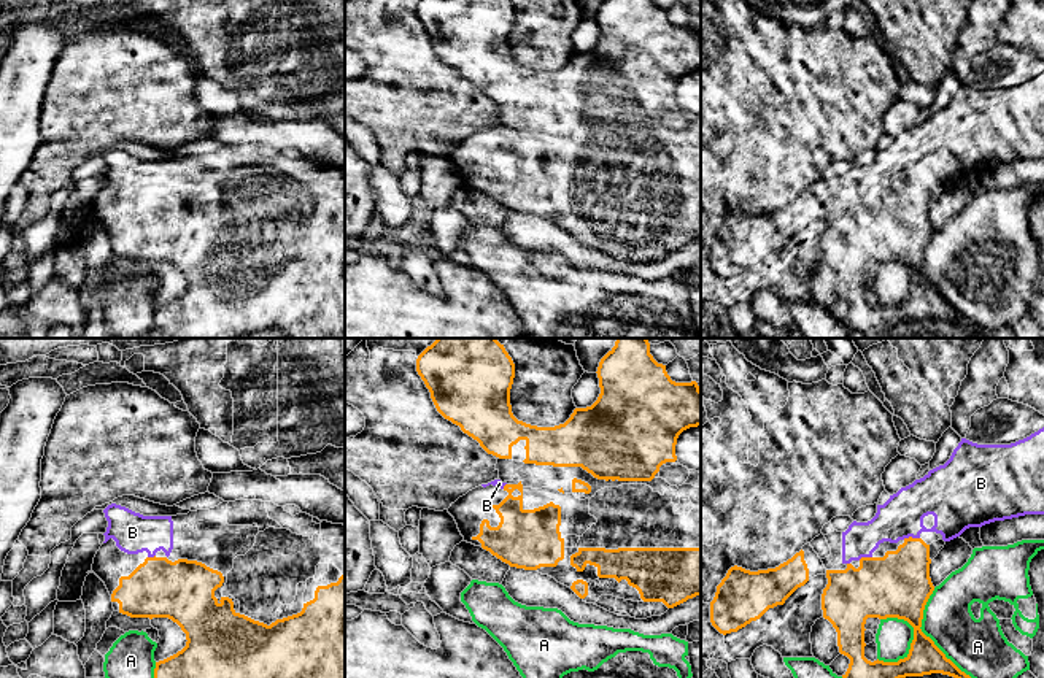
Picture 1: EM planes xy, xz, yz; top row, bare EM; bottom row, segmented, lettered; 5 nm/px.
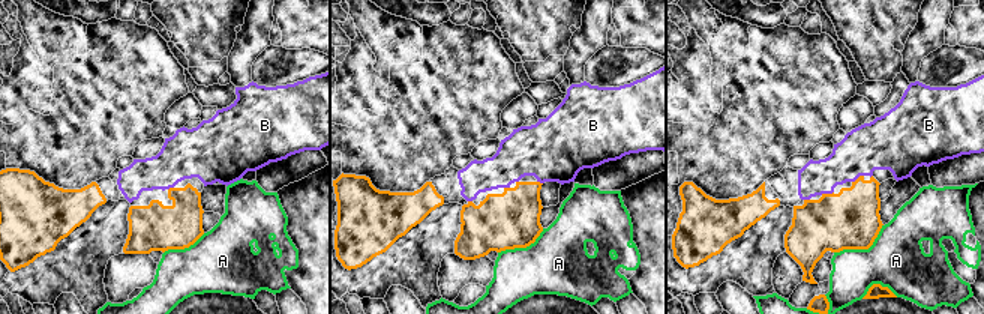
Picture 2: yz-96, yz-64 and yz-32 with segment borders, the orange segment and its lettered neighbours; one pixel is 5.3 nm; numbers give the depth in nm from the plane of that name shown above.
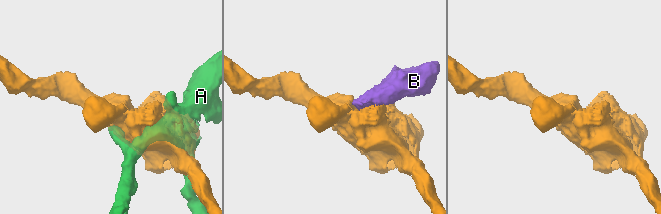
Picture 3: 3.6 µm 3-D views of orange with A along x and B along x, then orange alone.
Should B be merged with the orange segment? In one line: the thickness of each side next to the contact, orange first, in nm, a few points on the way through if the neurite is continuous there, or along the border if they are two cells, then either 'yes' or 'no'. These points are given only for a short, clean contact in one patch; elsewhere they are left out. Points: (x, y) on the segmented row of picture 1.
calibres 320 and 220 nm; way yz (898, 585), (911, 561), (911, 537), (908, 524), (901, 516); yes

